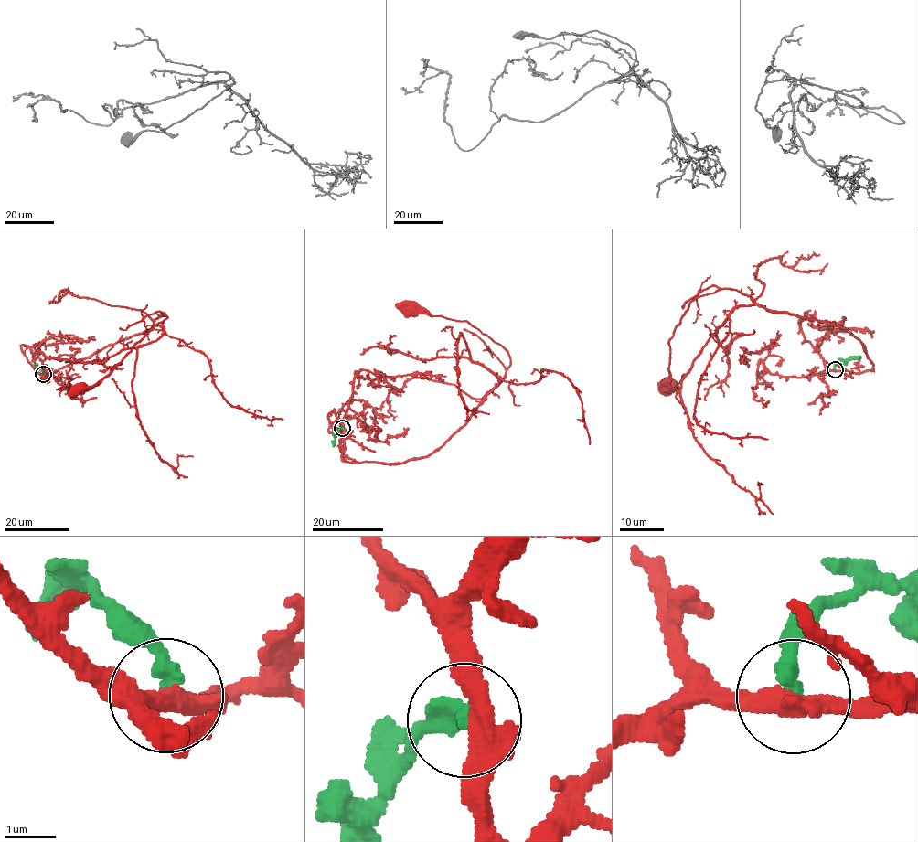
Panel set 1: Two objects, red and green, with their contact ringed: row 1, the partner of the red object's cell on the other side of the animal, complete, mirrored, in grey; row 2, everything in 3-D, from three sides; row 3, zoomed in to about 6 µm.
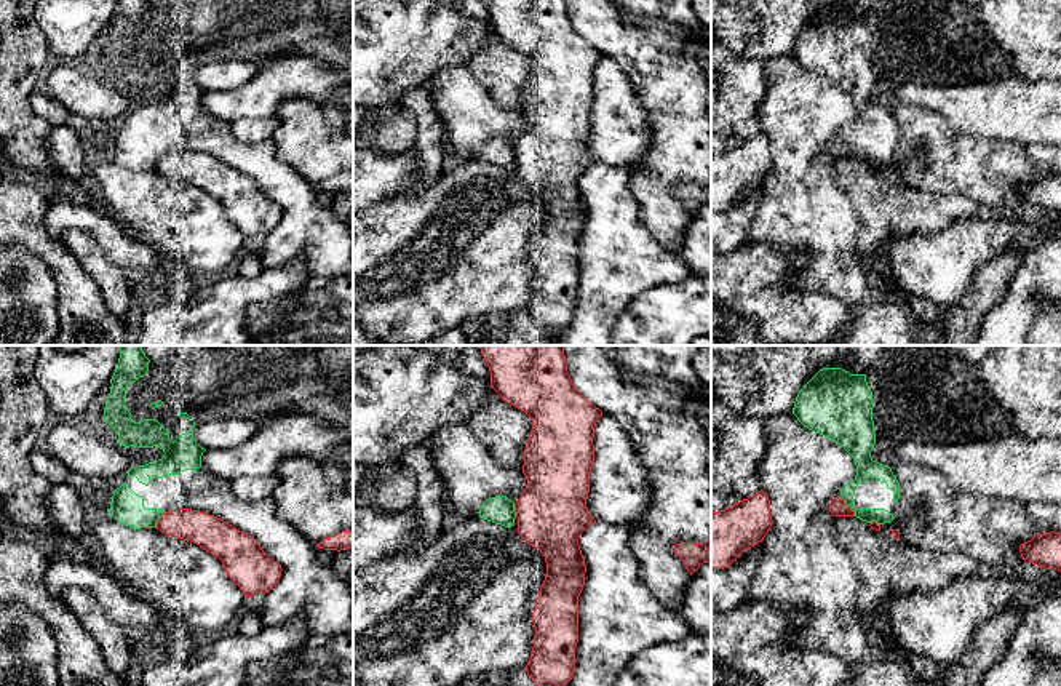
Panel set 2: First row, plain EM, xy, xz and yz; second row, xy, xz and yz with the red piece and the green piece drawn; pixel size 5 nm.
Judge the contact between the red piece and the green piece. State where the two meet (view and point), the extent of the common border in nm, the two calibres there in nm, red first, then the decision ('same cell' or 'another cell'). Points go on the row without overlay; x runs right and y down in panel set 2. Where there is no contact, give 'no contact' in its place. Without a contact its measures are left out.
meets red in yz at (849, 149); contact 120 nm long; 90 nm thick on the red side, 100 nm on the other; another cell

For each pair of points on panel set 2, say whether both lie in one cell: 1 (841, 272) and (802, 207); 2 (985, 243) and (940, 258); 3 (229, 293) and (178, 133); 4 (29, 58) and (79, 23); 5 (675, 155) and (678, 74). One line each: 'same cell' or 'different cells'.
1: same cell
2: same cell
3: different cells
4: different cells
5: same cell

